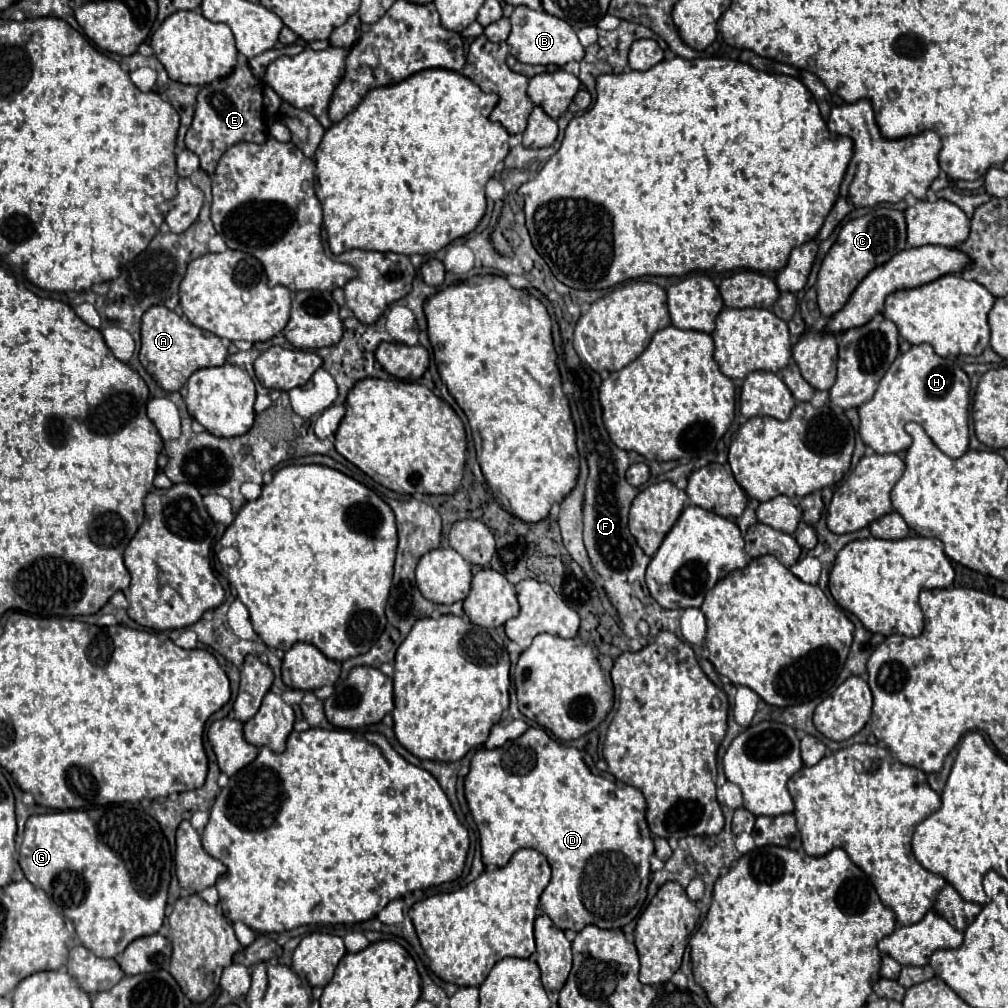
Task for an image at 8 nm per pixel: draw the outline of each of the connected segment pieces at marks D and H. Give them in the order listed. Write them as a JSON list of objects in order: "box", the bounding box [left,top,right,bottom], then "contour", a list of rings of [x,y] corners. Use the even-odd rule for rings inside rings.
[{"box":[464,726,654,932],"contour":[[[530,726],[520,738],[500,748],[480,748],[470,762],[464,788],[472,818],[476,816],[486,866],[506,866],[520,848],[534,848],[548,858],[552,880],[540,896],[540,908],[560,930],[580,932],[588,924],[622,928],[642,912],[654,842],[646,824],[646,798],[640,790],[618,782],[610,772],[592,772],[584,762],[584,752],[552,740],[540,726]]]},{"box":[858,344,970,458],"contour":[[[930,344],[910,346],[908,352],[900,354],[884,378],[878,382],[878,390],[872,400],[864,402],[858,408],[860,414],[860,438],[878,454],[902,452],[910,446],[910,436],[904,432],[906,422],[918,422],[932,442],[950,458],[960,458],[968,450],[968,408],[970,408],[970,380],[966,372],[950,358],[942,358],[934,352]]]}]

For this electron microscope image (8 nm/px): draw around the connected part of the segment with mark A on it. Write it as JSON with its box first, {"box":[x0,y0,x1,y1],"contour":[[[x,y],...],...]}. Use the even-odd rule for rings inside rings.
{"box":[140,306,228,392],"contour":[[[152,306],[142,316],[142,346],[140,362],[148,374],[168,392],[180,390],[188,378],[208,366],[222,366],[228,356],[228,342],[216,334],[190,324],[184,316],[168,310],[166,306]]]}

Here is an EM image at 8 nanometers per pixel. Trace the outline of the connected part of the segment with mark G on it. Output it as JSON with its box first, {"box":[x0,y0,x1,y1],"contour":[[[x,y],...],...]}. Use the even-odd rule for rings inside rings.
{"box":[19,804,172,960],"contour":[[[130,804],[50,812],[28,818],[19,864],[26,879],[36,888],[42,888],[54,902],[52,906],[72,920],[82,946],[86,946],[92,954],[98,954],[98,958],[116,960],[118,954],[122,954],[122,950],[134,942],[134,938],[156,934],[164,922],[172,870],[168,840],[152,816],[148,816],[144,810],[132,808]]]}

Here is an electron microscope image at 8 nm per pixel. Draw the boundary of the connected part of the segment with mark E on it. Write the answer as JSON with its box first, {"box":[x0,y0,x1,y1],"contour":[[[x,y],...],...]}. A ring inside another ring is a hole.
{"box":[186,66,268,174],"contour":[[[236,66],[226,78],[214,80],[204,86],[198,94],[196,114],[192,126],[186,132],[186,146],[200,158],[200,168],[208,174],[214,172],[220,156],[236,142],[256,142],[262,144],[268,138],[268,128],[264,122],[262,106],[264,82],[252,74],[248,66]]]}

